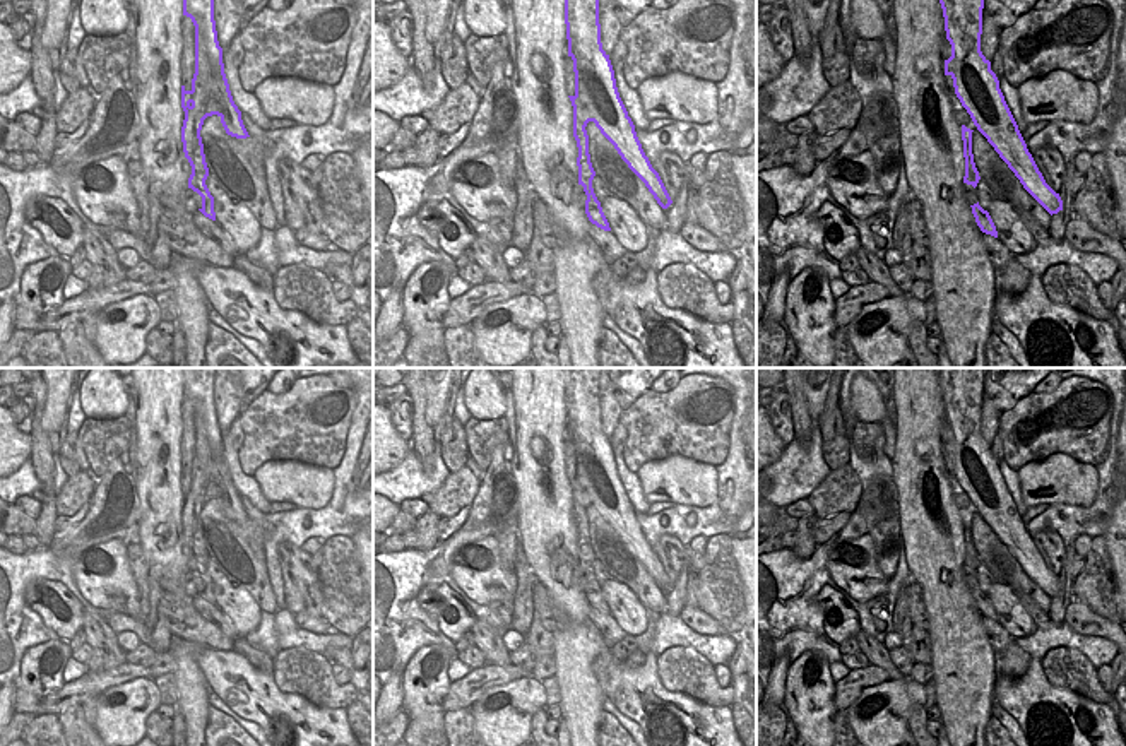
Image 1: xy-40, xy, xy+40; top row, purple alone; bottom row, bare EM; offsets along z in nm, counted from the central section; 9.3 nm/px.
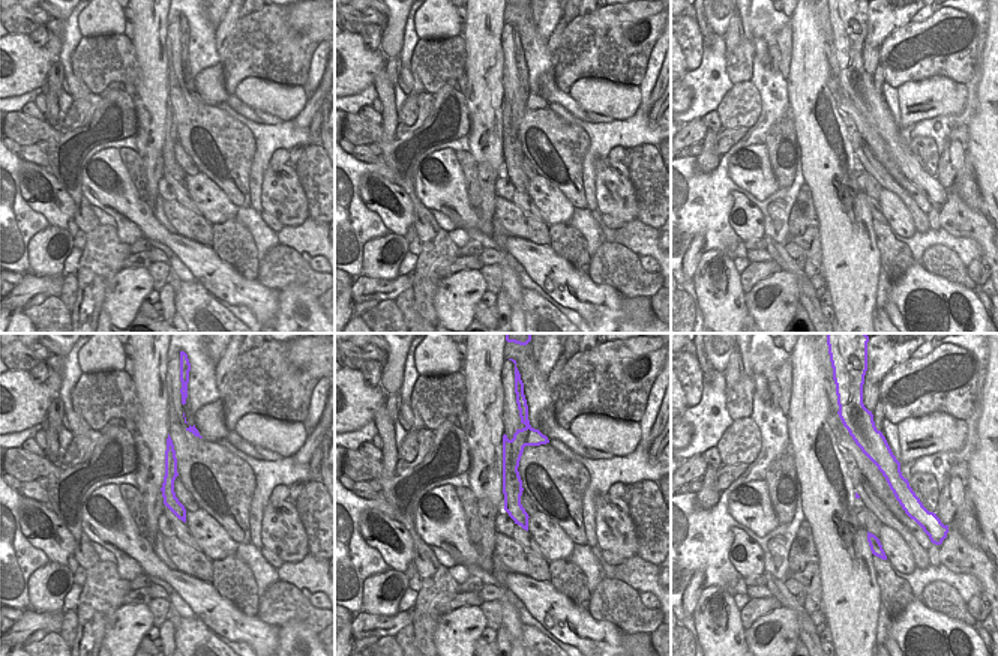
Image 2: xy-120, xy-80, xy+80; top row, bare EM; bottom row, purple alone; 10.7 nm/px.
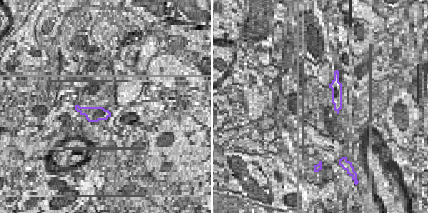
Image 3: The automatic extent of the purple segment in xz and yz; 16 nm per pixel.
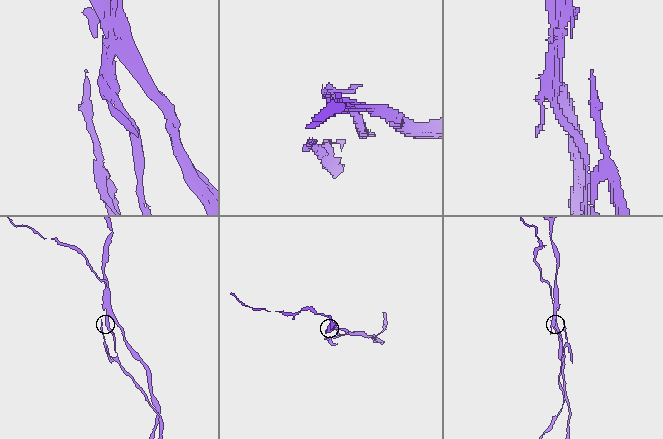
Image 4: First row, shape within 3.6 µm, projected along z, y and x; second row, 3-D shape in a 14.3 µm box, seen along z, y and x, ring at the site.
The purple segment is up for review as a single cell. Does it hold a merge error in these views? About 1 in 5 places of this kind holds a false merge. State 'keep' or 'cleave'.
cleave

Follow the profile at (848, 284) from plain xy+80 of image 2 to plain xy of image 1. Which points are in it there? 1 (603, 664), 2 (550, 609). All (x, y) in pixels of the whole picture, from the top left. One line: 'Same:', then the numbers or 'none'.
Same: none

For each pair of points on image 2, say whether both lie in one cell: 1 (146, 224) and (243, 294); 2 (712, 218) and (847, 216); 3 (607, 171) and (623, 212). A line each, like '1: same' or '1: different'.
1: same
2: different
3: same

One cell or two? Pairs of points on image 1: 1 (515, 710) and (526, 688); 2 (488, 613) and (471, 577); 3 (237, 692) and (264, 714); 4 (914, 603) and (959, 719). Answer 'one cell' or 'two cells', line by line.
1: one cell
2: two cells
3: one cell
4: two cells

